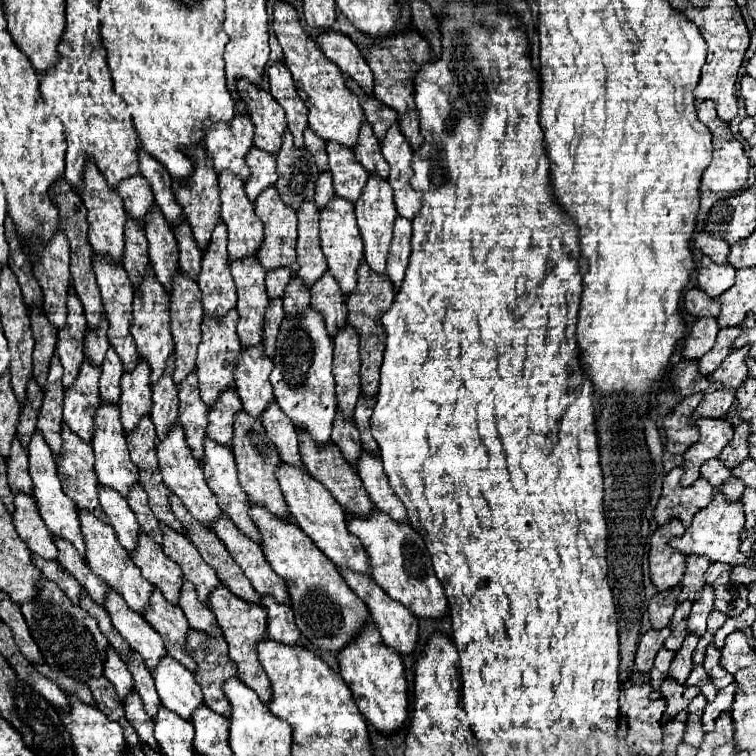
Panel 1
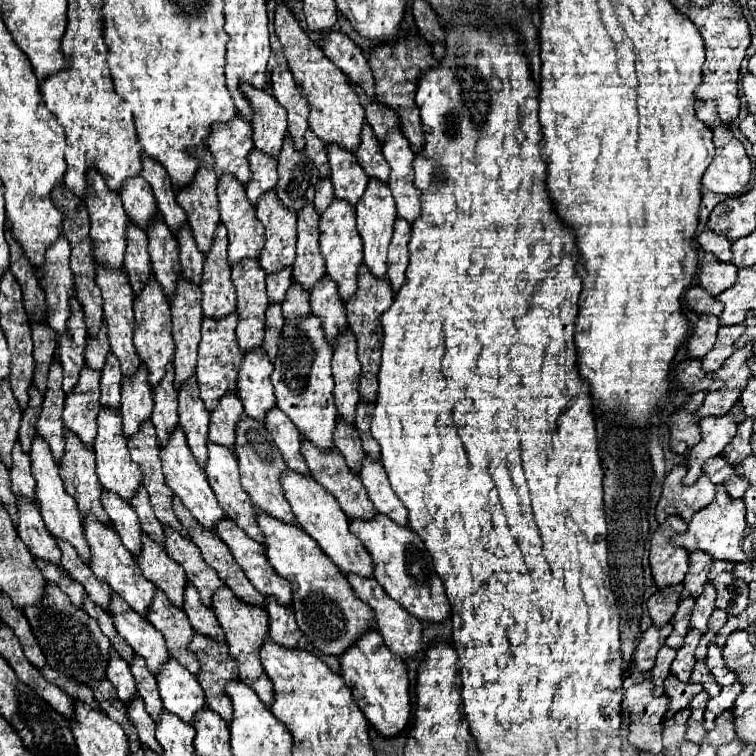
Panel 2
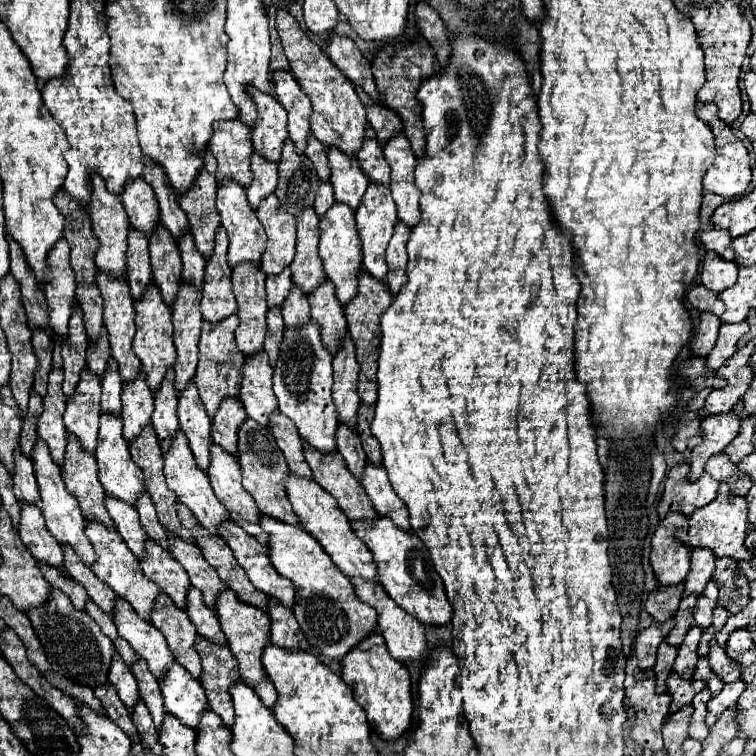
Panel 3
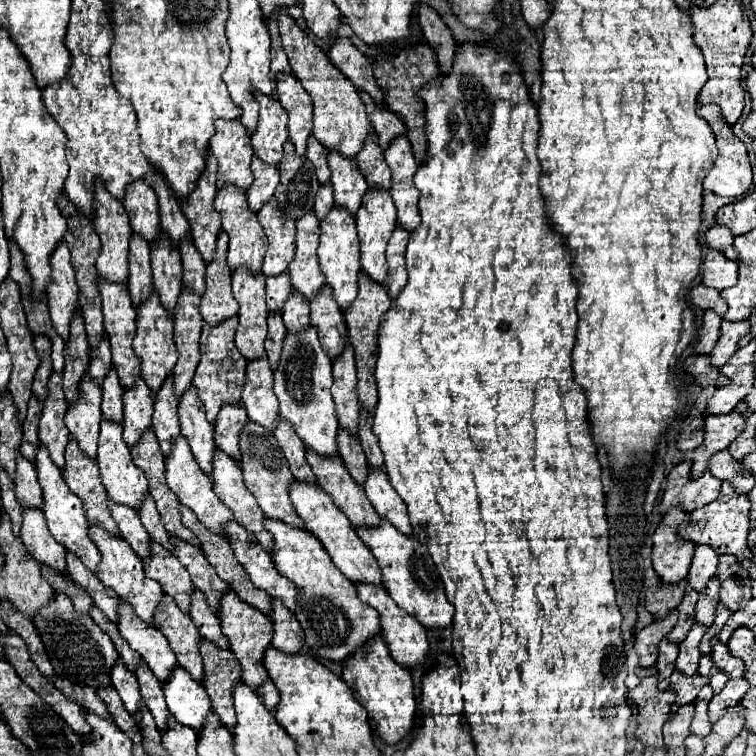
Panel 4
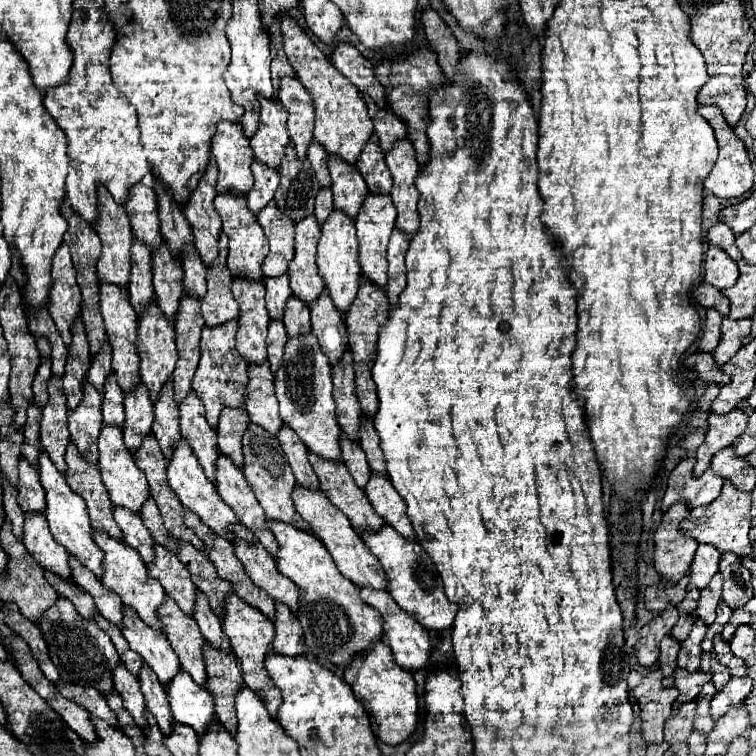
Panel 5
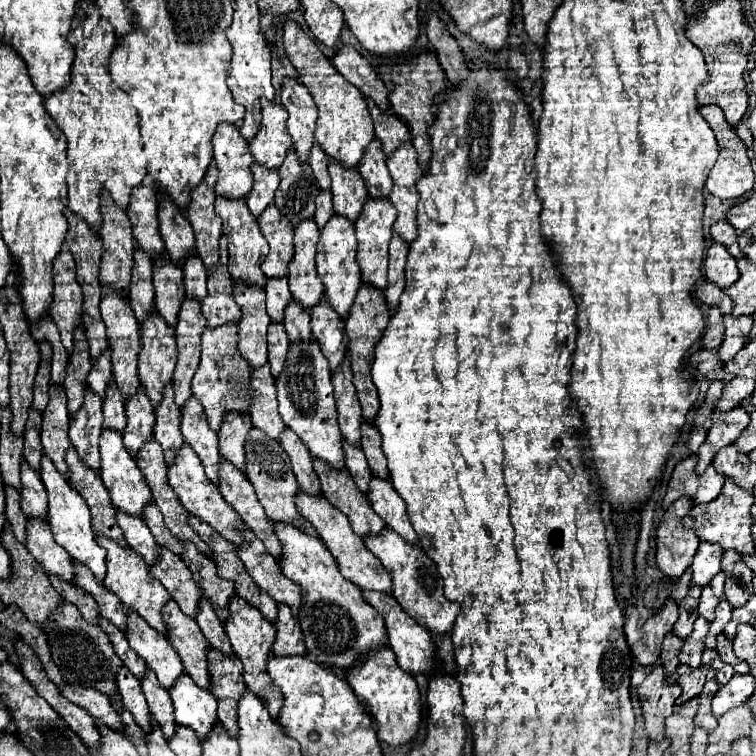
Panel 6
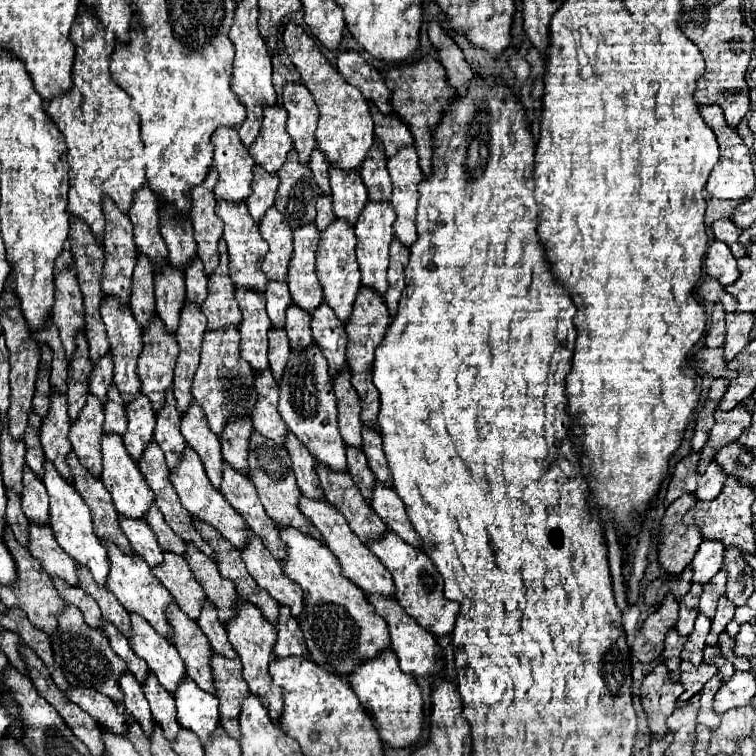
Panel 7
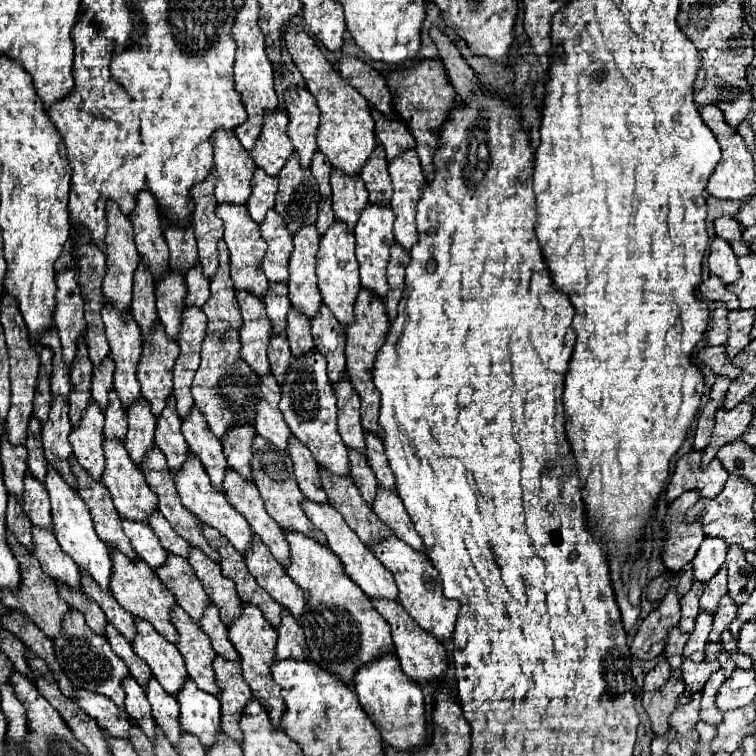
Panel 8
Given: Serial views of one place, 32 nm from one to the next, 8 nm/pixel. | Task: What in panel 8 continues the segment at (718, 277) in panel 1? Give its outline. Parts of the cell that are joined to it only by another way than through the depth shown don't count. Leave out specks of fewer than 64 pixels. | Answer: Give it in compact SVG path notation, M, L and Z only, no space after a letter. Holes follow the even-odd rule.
M716 238L710 246L710 256L708 256L708 266L710 272L724 278L726 284L732 284L740 278L740 270L738 270L738 262L736 262L736 254L732 252L730 244L722 238Z

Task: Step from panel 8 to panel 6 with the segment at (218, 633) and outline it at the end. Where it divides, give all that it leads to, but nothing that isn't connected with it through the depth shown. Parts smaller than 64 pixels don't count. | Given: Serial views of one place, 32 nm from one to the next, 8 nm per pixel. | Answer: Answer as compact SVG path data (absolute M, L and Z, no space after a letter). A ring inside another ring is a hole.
M202 598L202 602L200 602L200 612L198 612L198 616L196 616L196 622L198 622L202 634L208 638L208 642L210 642L210 646L212 646L214 650L220 650L224 656L230 656L230 654L234 656L234 650L232 650L232 646L230 646L230 642L228 642L228 636L226 636L226 632L224 632L224 626L222 626L222 622L218 620L218 616L216 616L216 612L214 612L210 600Z

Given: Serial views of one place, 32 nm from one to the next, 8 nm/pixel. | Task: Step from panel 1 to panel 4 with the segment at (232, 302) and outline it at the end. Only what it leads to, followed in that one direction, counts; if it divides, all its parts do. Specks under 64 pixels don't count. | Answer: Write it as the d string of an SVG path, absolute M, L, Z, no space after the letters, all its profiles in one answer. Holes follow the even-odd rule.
M220 230L216 258L206 268L206 292L200 304L202 318L210 326L216 326L232 316L238 316L238 302L234 300L230 290L232 272L226 266L226 254L228 254L228 238L226 232Z

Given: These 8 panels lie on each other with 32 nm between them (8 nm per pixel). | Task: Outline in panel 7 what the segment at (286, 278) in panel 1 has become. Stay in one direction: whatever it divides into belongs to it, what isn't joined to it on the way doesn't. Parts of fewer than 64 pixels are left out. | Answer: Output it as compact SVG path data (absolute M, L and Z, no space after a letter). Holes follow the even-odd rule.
M272 280L268 282L264 296L266 296L266 308L268 308L268 318L272 320L272 326L282 330L286 324L286 310L292 304L288 284Z

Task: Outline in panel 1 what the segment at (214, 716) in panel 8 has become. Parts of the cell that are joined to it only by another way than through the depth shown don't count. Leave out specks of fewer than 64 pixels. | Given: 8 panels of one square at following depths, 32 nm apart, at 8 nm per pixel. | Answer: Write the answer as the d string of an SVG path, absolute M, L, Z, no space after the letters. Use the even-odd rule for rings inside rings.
M166 658L152 672L156 680L156 690L162 700L162 706L176 712L180 718L190 720L192 712L204 704L202 690L194 680L194 674L174 658Z

